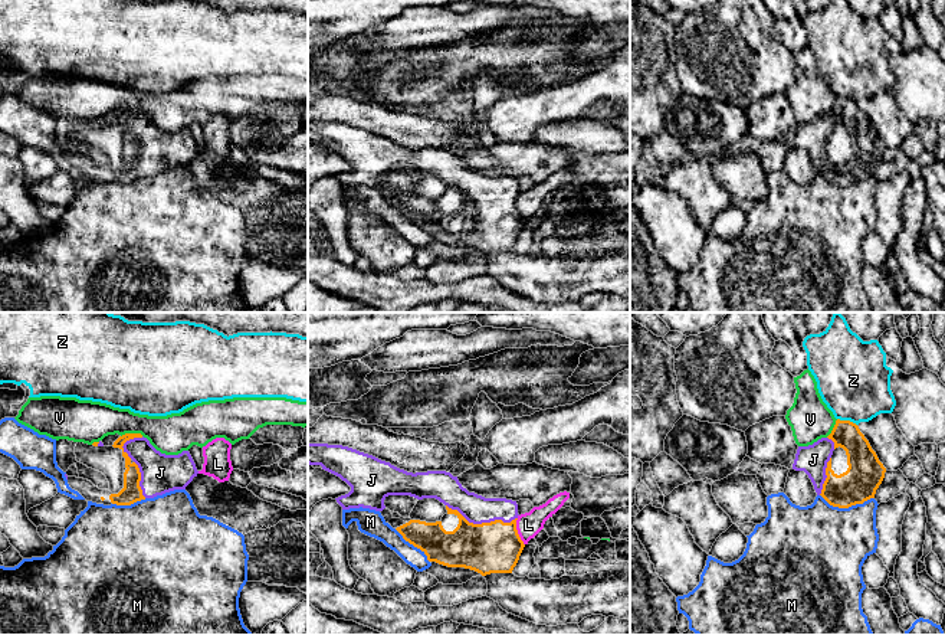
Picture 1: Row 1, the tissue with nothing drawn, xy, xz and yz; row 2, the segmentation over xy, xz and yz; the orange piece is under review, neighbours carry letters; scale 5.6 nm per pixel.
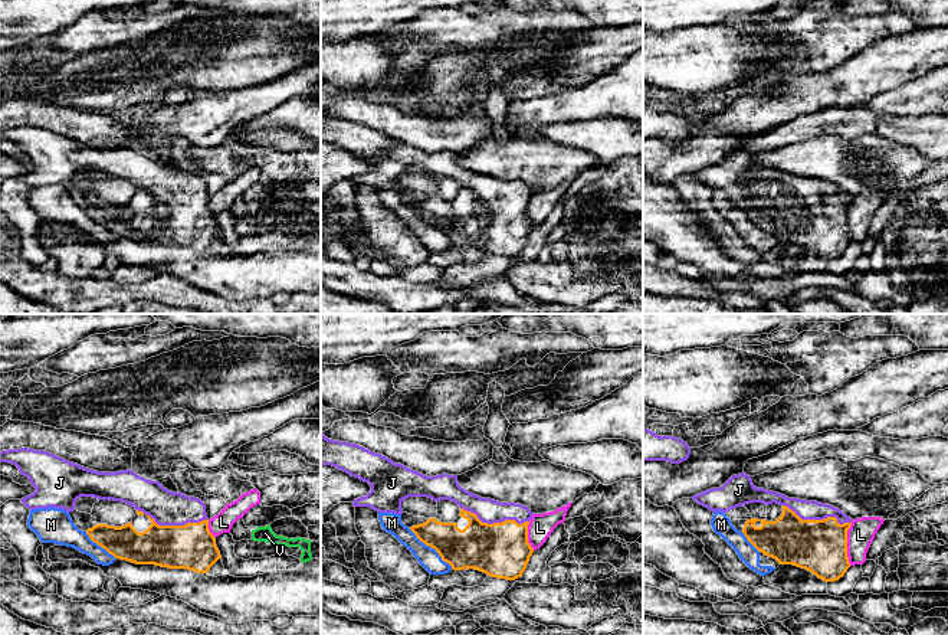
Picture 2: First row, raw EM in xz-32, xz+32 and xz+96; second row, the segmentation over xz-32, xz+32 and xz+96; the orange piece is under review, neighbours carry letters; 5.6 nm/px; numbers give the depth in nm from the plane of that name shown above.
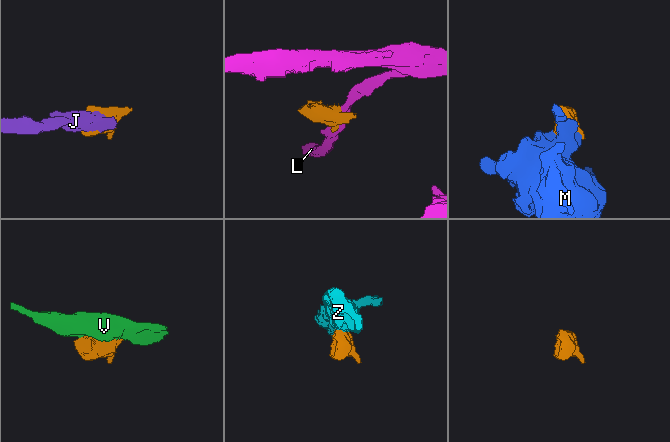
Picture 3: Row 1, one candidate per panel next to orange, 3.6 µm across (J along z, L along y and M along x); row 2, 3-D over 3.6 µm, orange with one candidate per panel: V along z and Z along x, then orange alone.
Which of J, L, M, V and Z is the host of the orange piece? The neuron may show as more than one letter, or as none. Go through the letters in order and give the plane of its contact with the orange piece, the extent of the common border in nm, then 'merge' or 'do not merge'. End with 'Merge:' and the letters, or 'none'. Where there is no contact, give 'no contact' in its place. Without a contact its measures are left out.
J: xz | 400 nm | merge
L: xz | 160 nm | do not merge
M: yz | 300 nm | do not merge
V: xy | 130 nm | do not merge
Z: yz | 120 nm | do not merge
Merge: J

